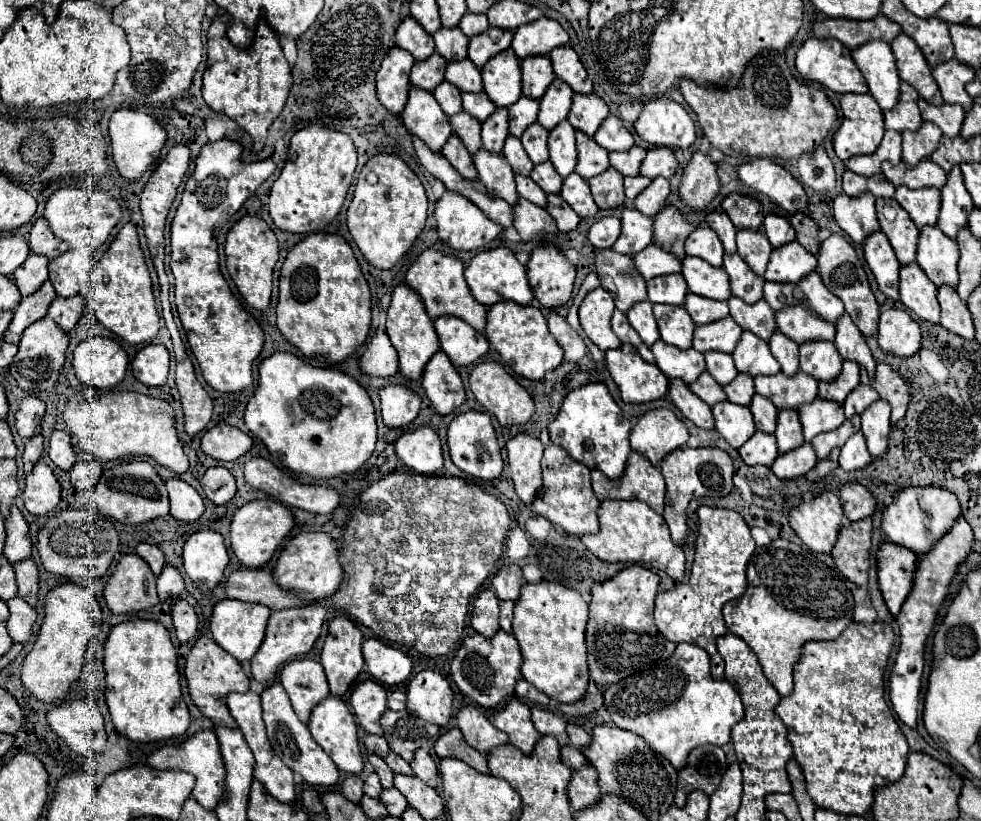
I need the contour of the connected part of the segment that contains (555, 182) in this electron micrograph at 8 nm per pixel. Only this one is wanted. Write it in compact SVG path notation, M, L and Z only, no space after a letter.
M550 161L534 165L530 177L534 183L538 183L544 189L544 193L558 193L562 187L562 177L556 173L556 169Z

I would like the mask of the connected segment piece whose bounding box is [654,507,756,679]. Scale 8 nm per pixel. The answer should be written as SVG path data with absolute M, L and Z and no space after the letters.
M700 507L698 509L698 537L696 555L692 563L692 573L688 583L676 585L670 591L660 591L656 595L654 619L660 633L674 643L694 643L708 651L712 659L712 677L724 677L724 661L716 651L716 639L726 633L722 619L722 605L740 597L746 589L746 565L754 553L754 539L750 527L740 513L720 507Z

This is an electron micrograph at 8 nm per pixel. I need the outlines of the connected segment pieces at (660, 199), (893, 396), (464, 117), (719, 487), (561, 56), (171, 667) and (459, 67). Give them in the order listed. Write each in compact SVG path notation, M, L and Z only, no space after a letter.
M656 177L650 183L650 187L646 187L642 195L638 195L638 199L634 201L634 207L644 215L654 217L666 205L668 195L670 195L670 181L664 177Z
M876 363L874 377L868 377L868 373L860 371L860 381L864 385L874 387L882 399L886 399L892 405L892 423L900 421L906 415L906 407L910 401L910 387L908 381L898 375L896 369L892 369L886 363Z
M466 111L452 115L450 123L452 123L452 131L464 141L466 149L474 155L482 147L482 141L480 141L480 125L482 123L478 119L470 117Z
M682 445L680 449L674 449L662 459L662 475L666 479L666 507L664 507L664 519L670 527L672 541L676 545L684 543L688 525L686 525L686 507L694 497L726 497L732 491L732 459L726 451L718 447L688 447Z
M570 45L556 47L550 53L550 59L552 59L556 77L566 81L576 93L592 93L592 81L588 79L588 73L580 57L576 55L576 51Z
M128 619L110 629L104 643L106 703L116 731L132 741L162 741L182 735L190 725L188 707L180 691L176 651L162 623Z
M470 59L448 63L446 81L456 85L460 91L482 91L480 69Z

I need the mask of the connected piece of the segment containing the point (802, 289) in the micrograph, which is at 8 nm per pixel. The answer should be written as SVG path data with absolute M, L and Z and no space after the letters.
M816 271L808 273L800 283L770 283L764 285L764 299L774 311L788 305L804 305L814 309L822 319L836 323L838 315L844 313L844 303L826 289Z

